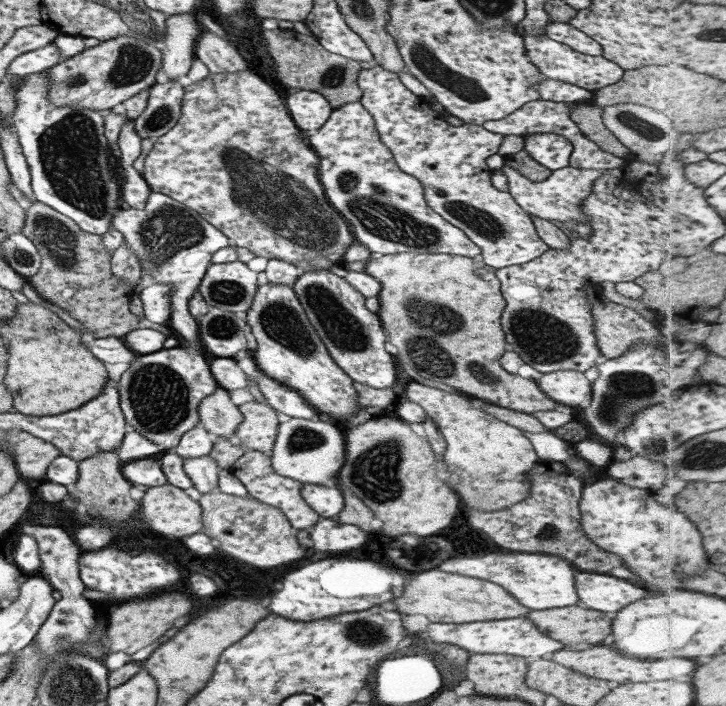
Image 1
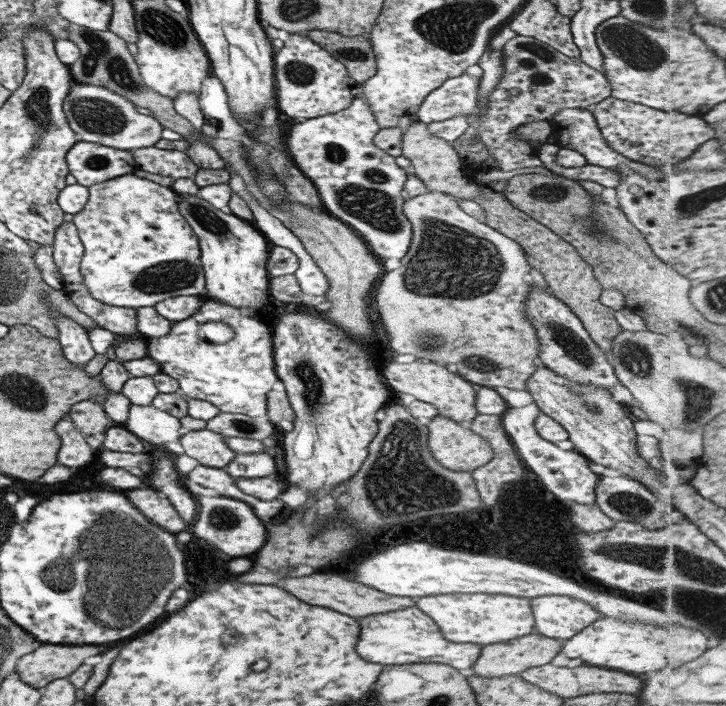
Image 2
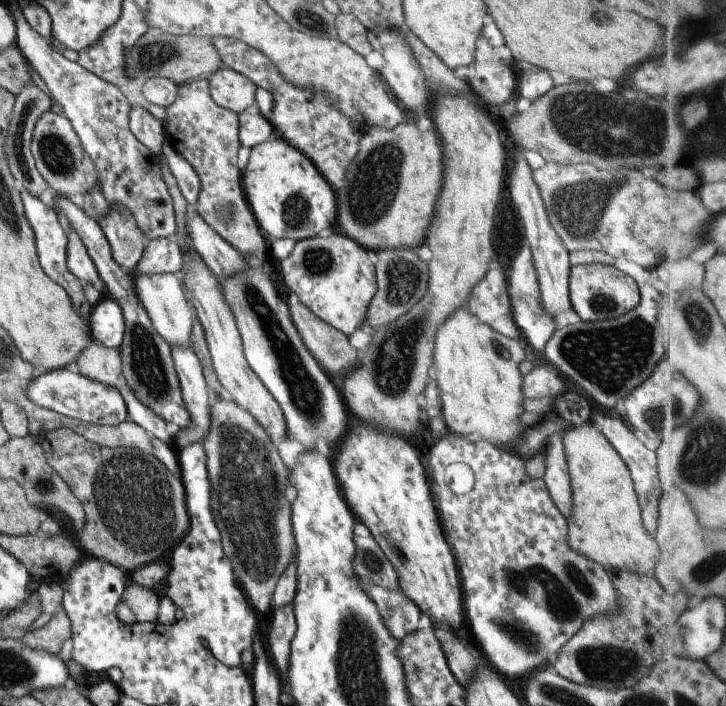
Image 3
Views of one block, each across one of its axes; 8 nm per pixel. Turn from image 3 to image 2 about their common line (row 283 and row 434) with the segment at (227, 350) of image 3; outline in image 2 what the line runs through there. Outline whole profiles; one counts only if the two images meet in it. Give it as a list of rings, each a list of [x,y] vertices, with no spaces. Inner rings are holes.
[[[210,430],[182,431],[179,440],[185,456],[195,458],[199,465],[223,468],[235,453],[223,442],[223,436]]]

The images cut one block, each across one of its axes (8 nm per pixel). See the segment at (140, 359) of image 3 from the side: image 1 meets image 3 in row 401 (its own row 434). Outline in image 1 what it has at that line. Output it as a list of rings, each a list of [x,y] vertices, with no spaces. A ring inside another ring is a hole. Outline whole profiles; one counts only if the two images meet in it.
[[[181,347],[161,349],[148,355],[136,355],[121,374],[118,404],[125,424],[149,442],[168,452],[187,430],[199,421],[197,405],[218,387],[209,372],[209,357]]]

